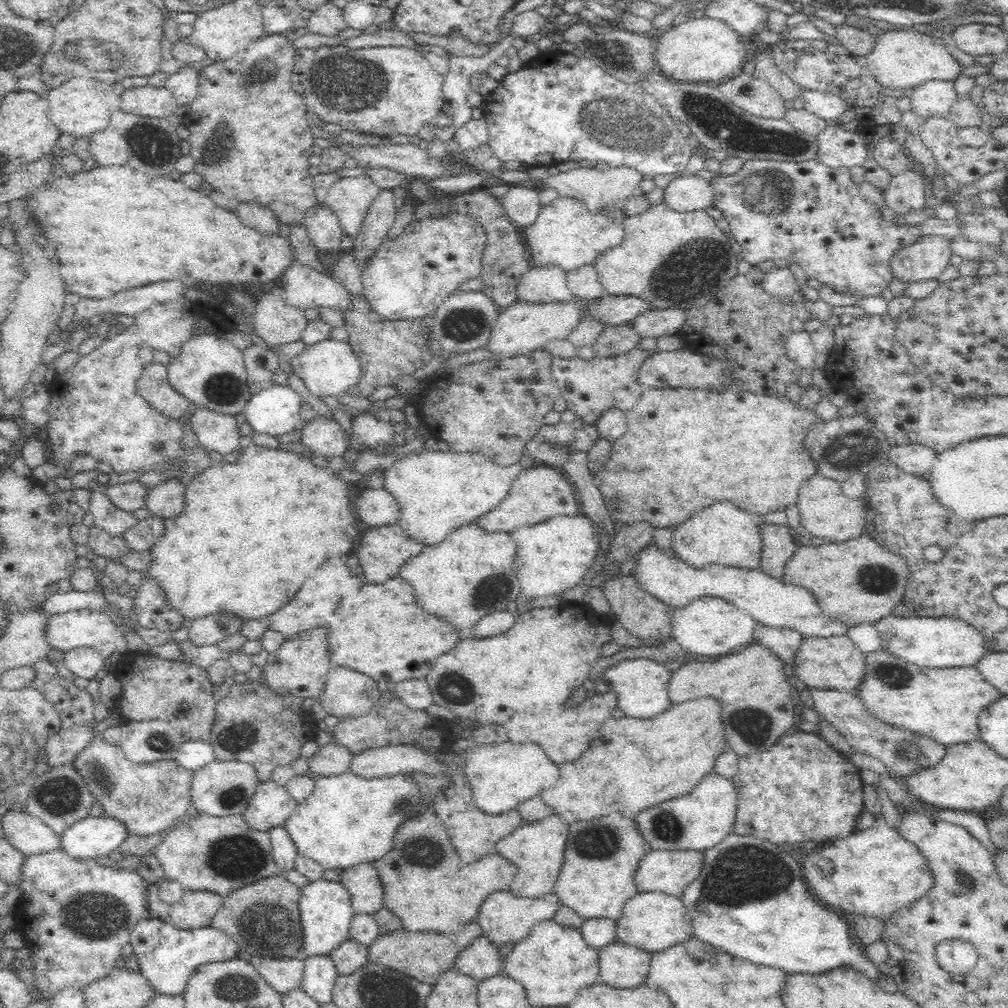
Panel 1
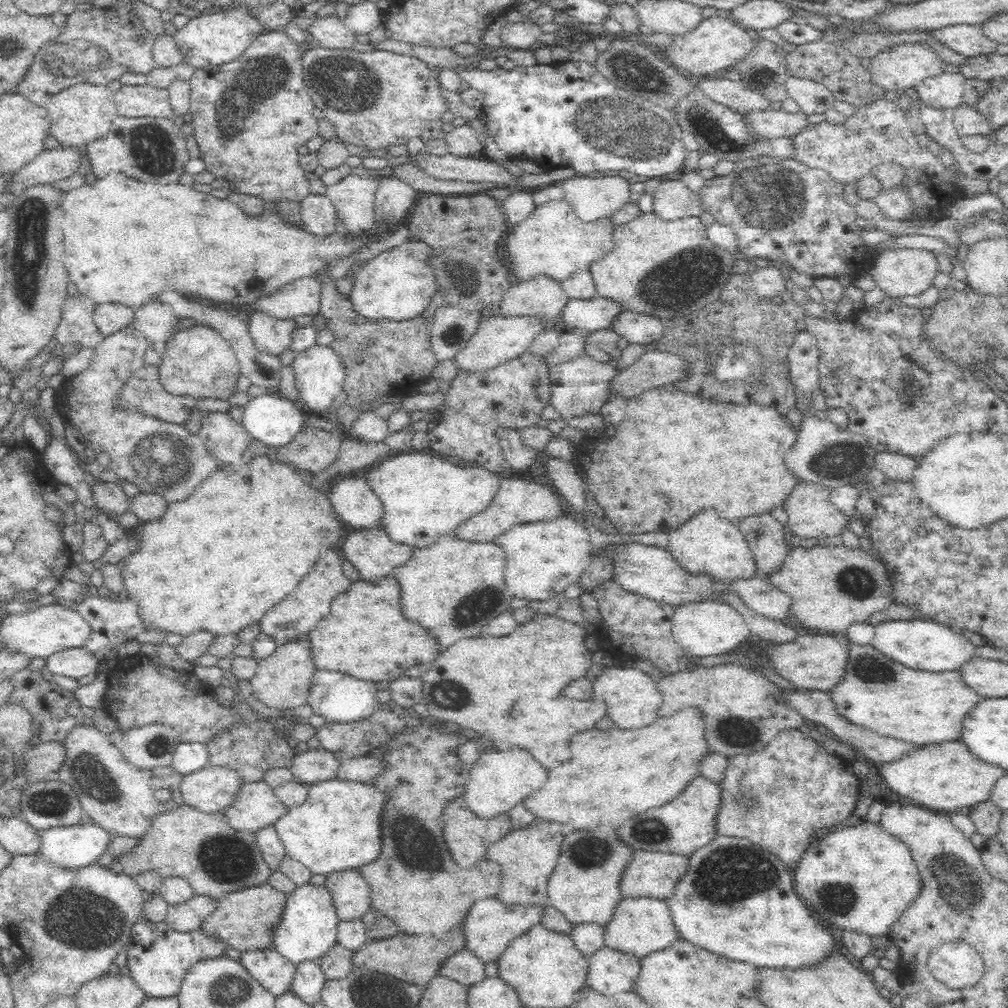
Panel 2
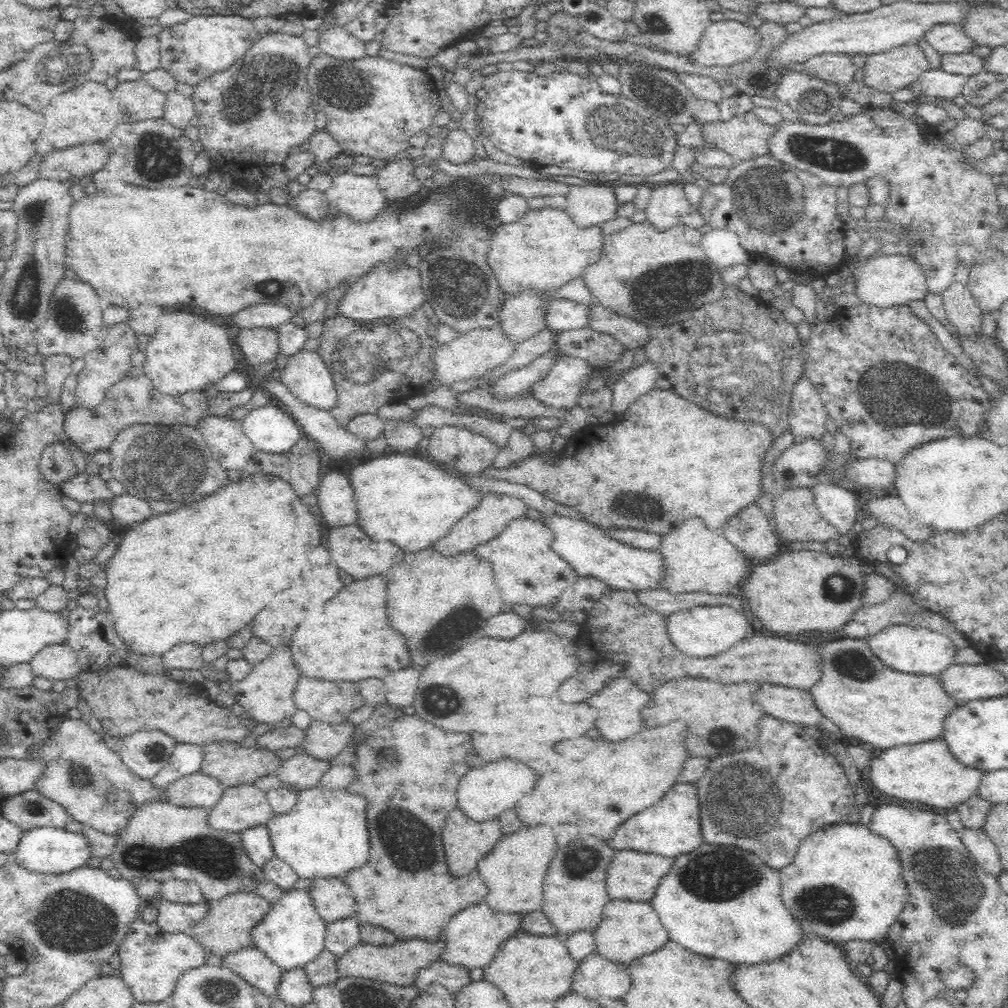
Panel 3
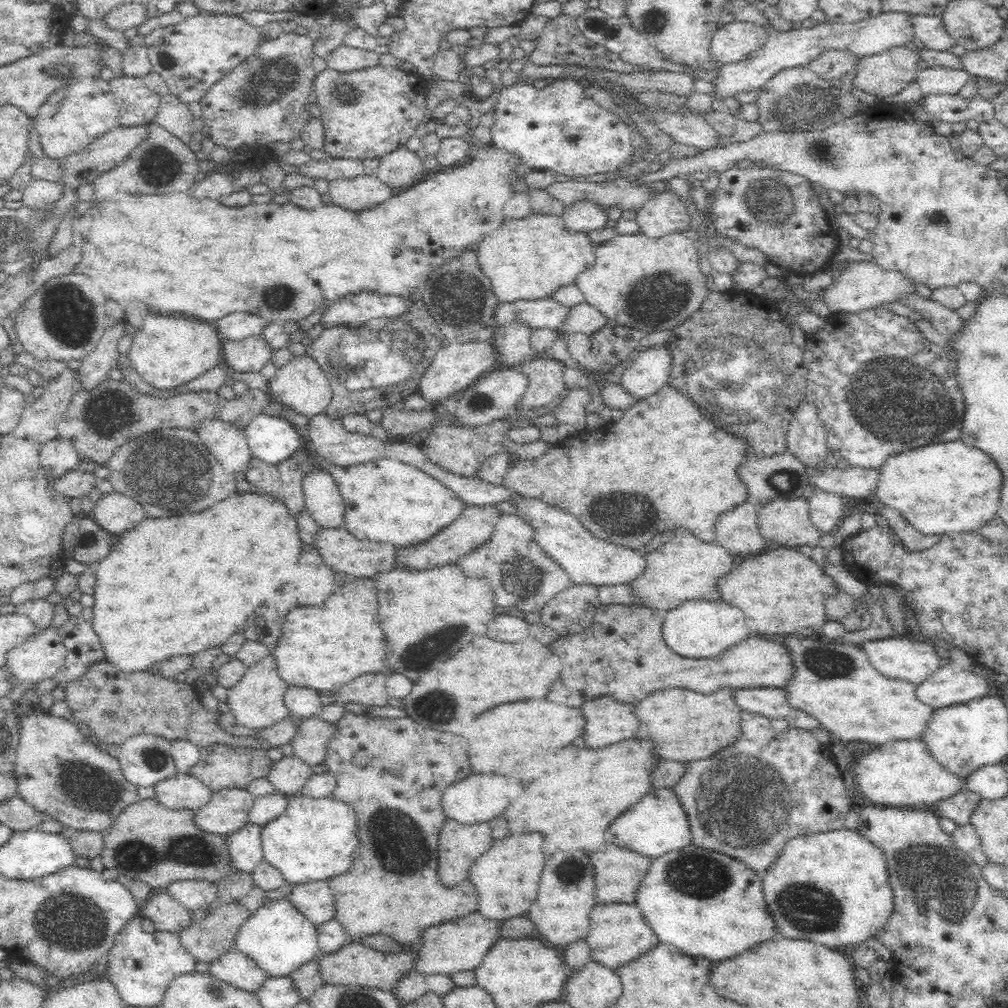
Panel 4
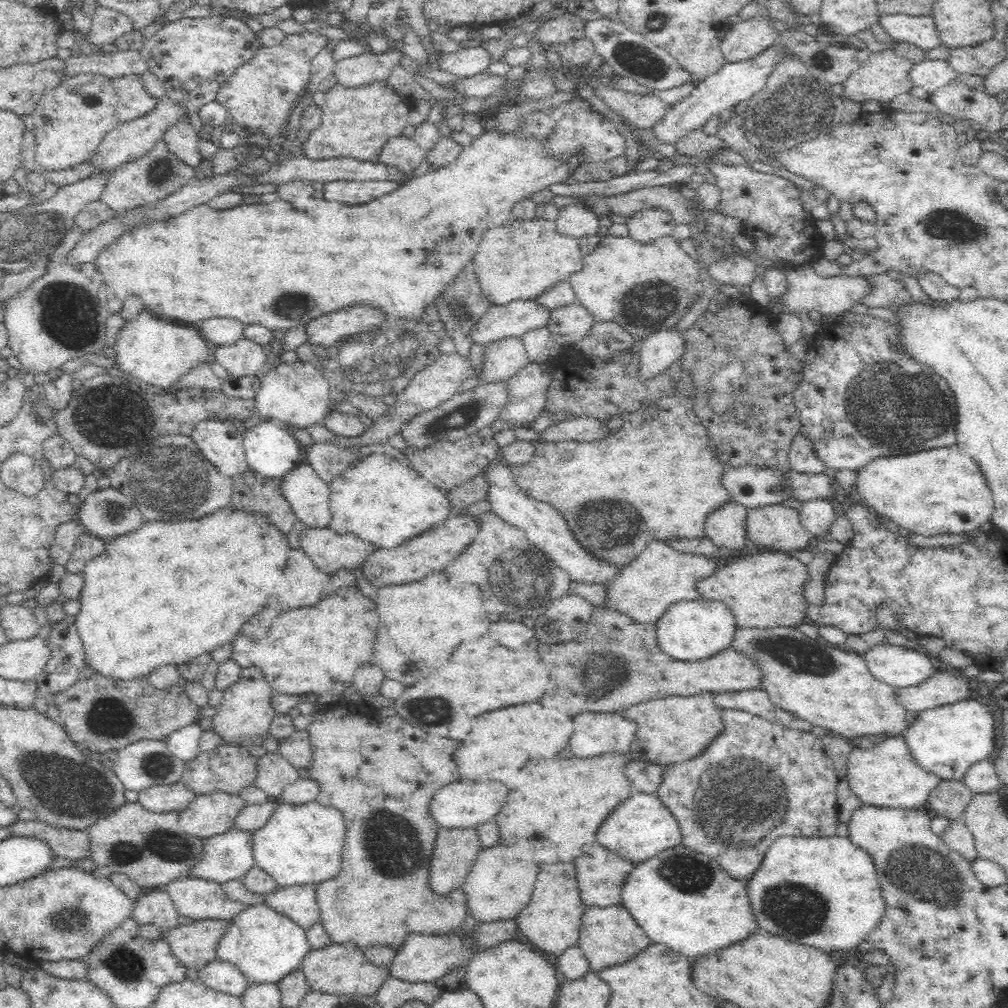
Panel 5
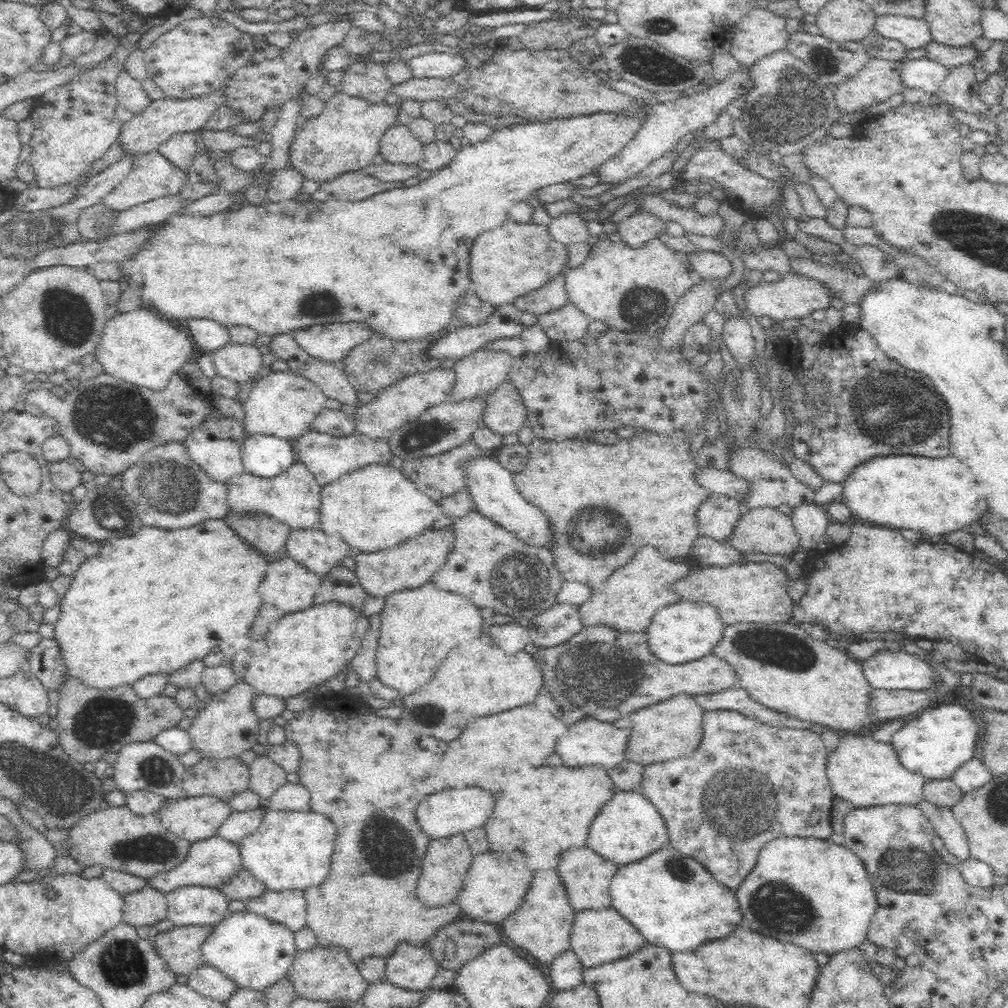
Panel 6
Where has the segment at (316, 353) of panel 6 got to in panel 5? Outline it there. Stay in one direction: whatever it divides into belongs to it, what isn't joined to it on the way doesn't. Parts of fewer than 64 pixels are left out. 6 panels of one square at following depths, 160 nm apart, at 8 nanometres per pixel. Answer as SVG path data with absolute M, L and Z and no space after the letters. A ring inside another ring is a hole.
M364 301L323 314L306 326L308 342L326 348L357 332L368 332L388 319L384 309Z

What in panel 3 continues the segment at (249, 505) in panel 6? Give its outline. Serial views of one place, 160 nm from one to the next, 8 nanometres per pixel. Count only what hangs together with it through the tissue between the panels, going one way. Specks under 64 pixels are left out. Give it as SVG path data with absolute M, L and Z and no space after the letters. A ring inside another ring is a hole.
M329 472L315 488L317 508L328 528L358 525L360 514L350 475Z

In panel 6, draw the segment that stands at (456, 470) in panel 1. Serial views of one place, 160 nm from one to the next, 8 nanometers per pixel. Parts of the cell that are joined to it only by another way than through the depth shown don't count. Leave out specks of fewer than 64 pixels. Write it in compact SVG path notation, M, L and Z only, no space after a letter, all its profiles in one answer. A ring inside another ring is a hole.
M372 463L343 474L322 487L321 501L321 524L317 528L352 544L355 555L396 547L428 528L433 529L443 516L439 501L422 492L404 476L402 469L388 463Z

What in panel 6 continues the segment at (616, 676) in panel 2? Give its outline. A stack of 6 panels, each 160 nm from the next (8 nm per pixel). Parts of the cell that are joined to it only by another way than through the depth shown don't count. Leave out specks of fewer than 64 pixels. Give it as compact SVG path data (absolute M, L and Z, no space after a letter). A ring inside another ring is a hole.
M582 717L570 726L570 732L564 740L558 740L556 752L562 756L566 766L602 765L610 770L617 764L624 762L626 747L631 736L631 730L620 728L612 721L601 721L594 717Z

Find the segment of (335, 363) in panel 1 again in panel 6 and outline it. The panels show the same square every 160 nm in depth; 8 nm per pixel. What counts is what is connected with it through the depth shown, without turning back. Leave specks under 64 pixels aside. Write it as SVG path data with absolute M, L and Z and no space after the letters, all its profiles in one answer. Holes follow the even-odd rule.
M290 369L271 371L250 390L244 408L242 426L246 435L264 433L279 436L283 439L296 440L310 432L314 420L324 410L327 396L316 383L297 375Z

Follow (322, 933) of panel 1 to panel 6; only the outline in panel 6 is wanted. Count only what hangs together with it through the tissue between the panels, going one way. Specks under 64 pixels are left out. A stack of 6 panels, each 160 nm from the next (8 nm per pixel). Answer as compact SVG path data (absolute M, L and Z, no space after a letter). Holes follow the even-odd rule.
M248 910L232 913L226 920L222 920L222 922L215 925L215 931L208 936L202 947L205 964L219 968L230 979L238 983L239 987L260 991L264 991L265 988L276 984L276 981L287 975L299 951L298 947L296 947L294 931L288 928L288 925L270 920L266 915L262 915L262 913Z

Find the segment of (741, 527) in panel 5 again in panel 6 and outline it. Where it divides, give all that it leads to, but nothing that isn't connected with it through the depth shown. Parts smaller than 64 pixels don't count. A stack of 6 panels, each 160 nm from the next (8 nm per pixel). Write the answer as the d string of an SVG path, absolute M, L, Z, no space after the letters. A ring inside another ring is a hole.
M713 493L704 500L697 513L700 536L720 543L729 542L744 511L740 501Z

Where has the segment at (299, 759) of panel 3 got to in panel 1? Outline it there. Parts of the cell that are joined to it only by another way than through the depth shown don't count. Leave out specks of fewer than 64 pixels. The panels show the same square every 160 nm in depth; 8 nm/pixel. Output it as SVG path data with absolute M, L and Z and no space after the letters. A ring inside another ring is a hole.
M330 742L320 747L307 759L309 774L312 776L330 776L346 772L352 764L355 754L340 743Z

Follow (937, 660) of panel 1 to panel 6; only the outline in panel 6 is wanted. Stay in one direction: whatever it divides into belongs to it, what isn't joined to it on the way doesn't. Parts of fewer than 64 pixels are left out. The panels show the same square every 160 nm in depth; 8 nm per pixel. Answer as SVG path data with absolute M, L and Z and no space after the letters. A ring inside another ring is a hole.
M880 650L861 661L868 683L875 689L918 690L932 687L938 678L926 660L902 650Z

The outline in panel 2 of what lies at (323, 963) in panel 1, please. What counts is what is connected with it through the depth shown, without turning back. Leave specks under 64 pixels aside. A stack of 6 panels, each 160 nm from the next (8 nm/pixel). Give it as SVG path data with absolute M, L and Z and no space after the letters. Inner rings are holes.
M307 960L297 964L291 991L310 1005L322 1002L322 988L327 978L318 961Z

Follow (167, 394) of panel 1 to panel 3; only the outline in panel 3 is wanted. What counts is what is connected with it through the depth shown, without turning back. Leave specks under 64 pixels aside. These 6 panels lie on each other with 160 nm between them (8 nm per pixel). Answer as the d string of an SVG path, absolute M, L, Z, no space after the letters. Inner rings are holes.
M142 372L140 376L126 377L119 380L110 390L107 392L106 398L102 404L92 408L90 410L82 410L81 408L73 408L65 414L65 420L63 422L63 437L67 437L71 440L73 447L81 449L86 453L87 457L90 457L96 452L107 450L114 440L116 433L123 427L138 423L144 424L161 424L161 425L173 425L174 423L183 425L194 425L202 418L208 416L210 407L210 398L205 395L205 391L190 391L178 396L168 396L160 391L156 390L152 379Z

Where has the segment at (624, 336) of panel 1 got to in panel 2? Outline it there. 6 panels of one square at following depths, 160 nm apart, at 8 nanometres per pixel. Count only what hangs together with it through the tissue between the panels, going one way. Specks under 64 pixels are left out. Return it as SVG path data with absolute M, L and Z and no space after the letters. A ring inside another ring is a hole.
M614 329L586 332L584 353L600 362L617 361L629 342Z

